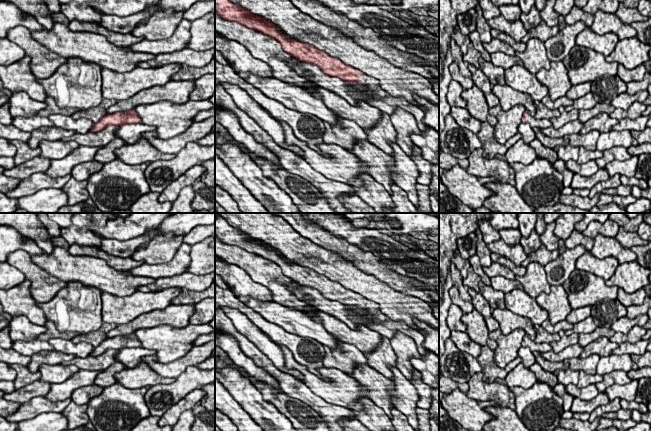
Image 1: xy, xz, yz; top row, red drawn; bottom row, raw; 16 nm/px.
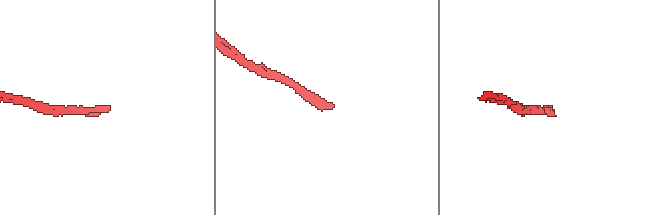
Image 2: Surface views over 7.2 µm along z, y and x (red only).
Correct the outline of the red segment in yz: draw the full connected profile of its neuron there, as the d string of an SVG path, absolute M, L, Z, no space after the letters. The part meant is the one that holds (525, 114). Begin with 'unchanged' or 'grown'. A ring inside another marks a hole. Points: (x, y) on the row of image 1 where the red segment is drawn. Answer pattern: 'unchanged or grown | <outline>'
grown | M527 110L523 114L522 123L529 123L532 128L538 127L540 129L552 126L550 119L535 119Z

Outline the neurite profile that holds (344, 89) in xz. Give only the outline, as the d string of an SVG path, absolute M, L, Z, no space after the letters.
M300 61L299 64L288 63L298 75L309 72L312 75L312 82L318 83L322 88L344 98L349 104L356 105L358 101L365 99L379 99L372 92L369 92L363 85L349 83L338 77L325 74L318 66L312 63Z

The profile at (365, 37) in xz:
M290 0L295 7L303 13L308 14L317 21L335 28L352 38L361 47L375 52L380 57L388 60L396 67L418 73L429 80L433 80L432 74L423 66L432 66L439 70L434 62L404 52L392 46L388 40L385 40L374 32L371 28L365 28L356 21L350 20L345 14L333 11L324 3L318 0Z

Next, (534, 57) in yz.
M531 38L526 43L526 49L520 53L515 51L515 56L523 62L523 66L532 75L536 75L541 68L549 70L551 61L547 57L545 43L538 38Z

